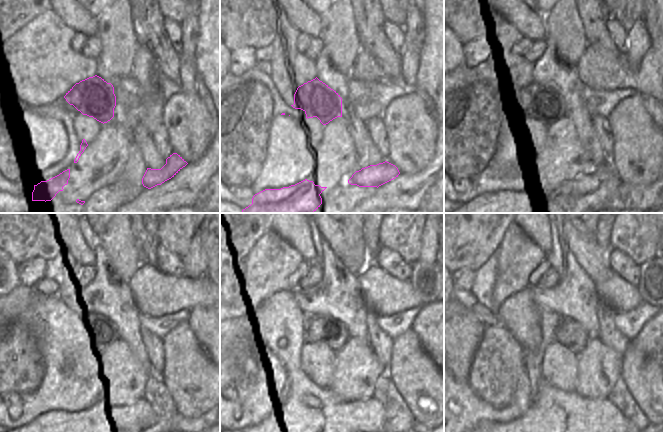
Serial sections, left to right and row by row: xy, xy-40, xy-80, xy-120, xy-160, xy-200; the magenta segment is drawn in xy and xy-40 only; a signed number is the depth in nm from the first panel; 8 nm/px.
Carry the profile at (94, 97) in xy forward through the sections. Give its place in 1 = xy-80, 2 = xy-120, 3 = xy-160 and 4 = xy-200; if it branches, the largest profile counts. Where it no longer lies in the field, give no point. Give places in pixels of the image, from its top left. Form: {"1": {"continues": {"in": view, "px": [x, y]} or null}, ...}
{"1": {"continues": {"in": "xy-80", "px": [552, 107]}}, "2": {"continues": {"in": "xy-120", "px": [104, 331]}}, "3": {"continues": {"in": "xy-160", "px": [325, 329]}}, "4": {"continues": {"in": "xy-200", "px": [565, 334]}}}

